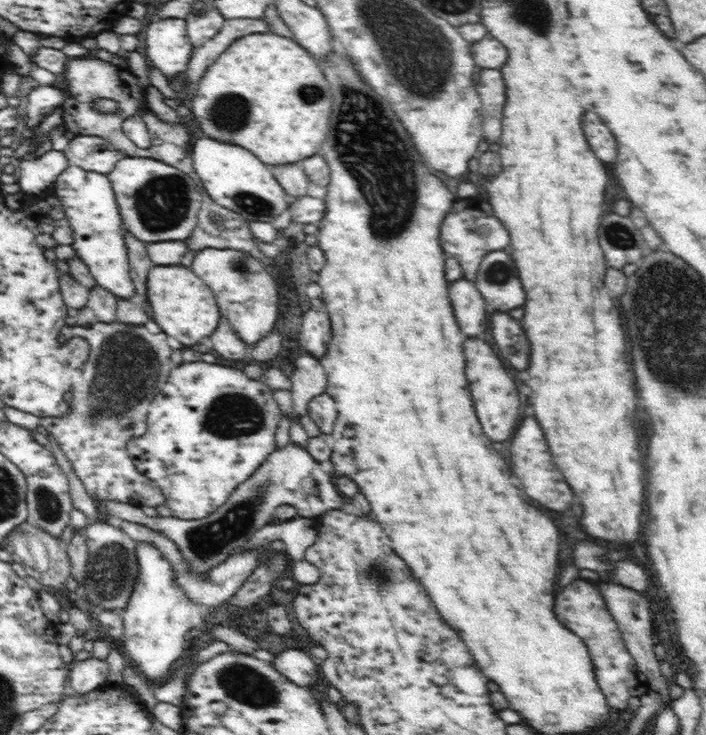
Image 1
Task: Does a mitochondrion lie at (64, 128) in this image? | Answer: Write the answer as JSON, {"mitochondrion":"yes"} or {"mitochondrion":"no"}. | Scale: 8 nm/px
{"mitochondrion":"no"}

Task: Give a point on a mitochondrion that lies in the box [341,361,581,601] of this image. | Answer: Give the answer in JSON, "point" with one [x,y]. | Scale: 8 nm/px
{"point":[378,572]}

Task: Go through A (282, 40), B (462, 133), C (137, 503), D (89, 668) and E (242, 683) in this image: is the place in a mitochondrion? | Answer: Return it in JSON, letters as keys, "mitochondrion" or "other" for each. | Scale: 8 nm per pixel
{"A":"other","B":"other","C":"other","D":"other","E":"mitochondrion"}

